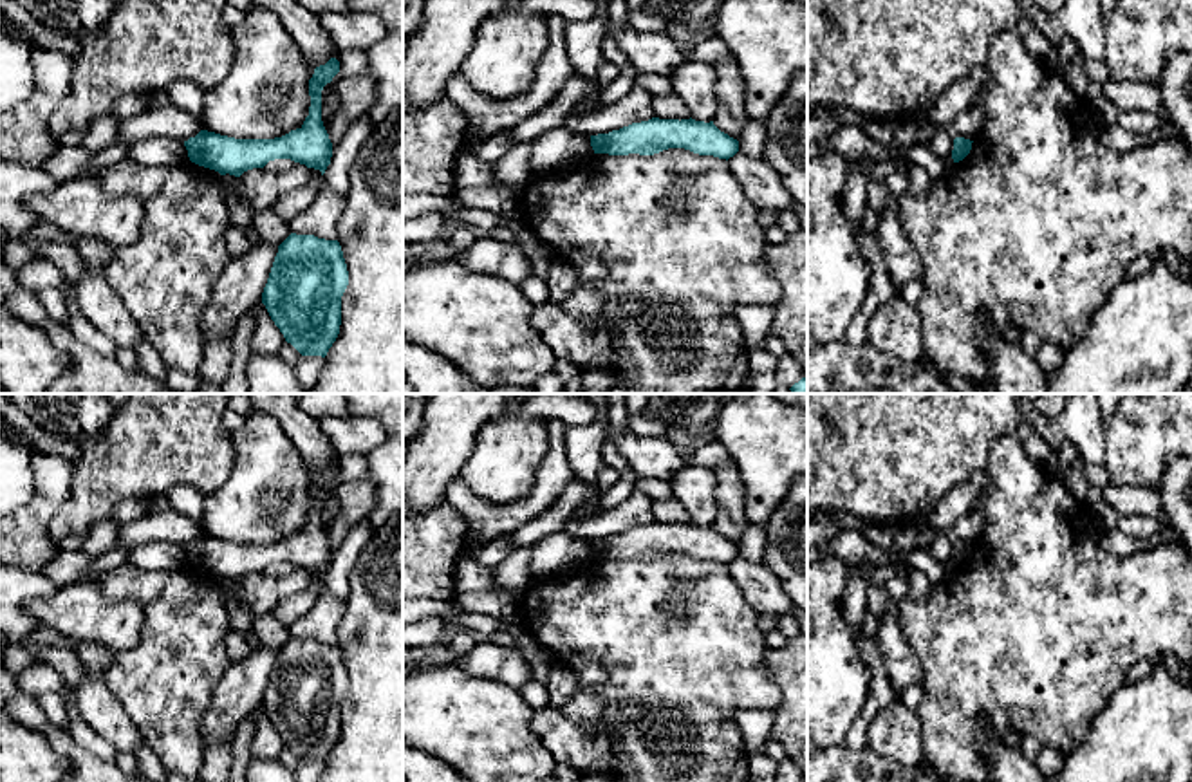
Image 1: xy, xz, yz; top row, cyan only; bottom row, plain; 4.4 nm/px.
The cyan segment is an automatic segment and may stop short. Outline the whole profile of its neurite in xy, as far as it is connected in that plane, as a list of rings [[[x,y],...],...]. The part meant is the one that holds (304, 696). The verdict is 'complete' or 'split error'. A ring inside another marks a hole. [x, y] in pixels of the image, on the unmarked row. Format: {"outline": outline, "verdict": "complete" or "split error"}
{"outline": [[[291,638],[262,697],[271,724],[302,760],[325,762],[340,739],[349,675],[338,645]]], "verdict": "complete"}

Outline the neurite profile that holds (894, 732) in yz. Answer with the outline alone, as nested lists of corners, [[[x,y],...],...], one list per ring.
[[[898,697],[881,708],[867,728],[867,748],[905,768],[919,768],[923,749],[916,710],[907,708]]]

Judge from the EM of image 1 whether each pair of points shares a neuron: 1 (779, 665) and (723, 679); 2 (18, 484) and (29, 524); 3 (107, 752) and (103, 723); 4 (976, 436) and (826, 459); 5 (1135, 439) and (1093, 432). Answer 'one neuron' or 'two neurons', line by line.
1: two neurons
2: two neurons
3: two neurons
4: one neuron
5: two neurons

